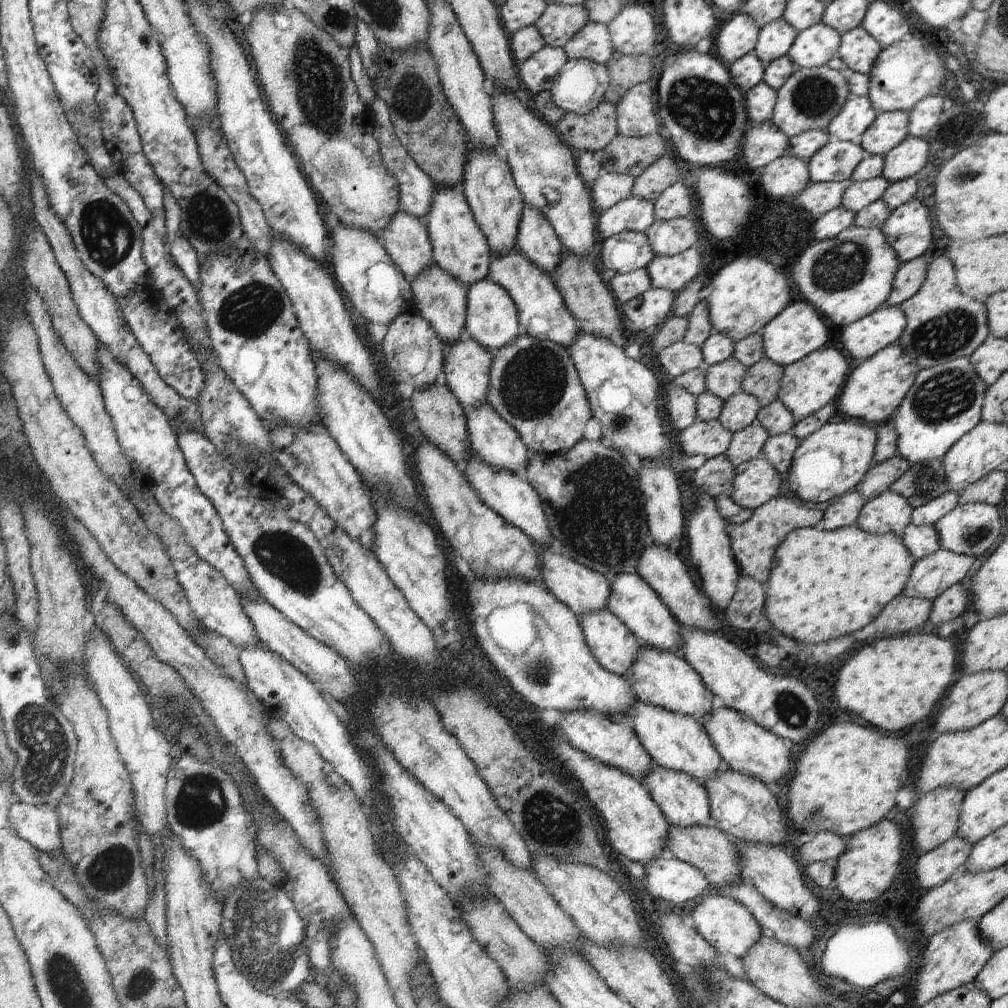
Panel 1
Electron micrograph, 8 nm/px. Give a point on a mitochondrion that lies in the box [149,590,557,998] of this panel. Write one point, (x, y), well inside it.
(250, 933)

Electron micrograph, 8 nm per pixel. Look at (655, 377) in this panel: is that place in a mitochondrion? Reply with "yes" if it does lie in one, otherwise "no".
no

